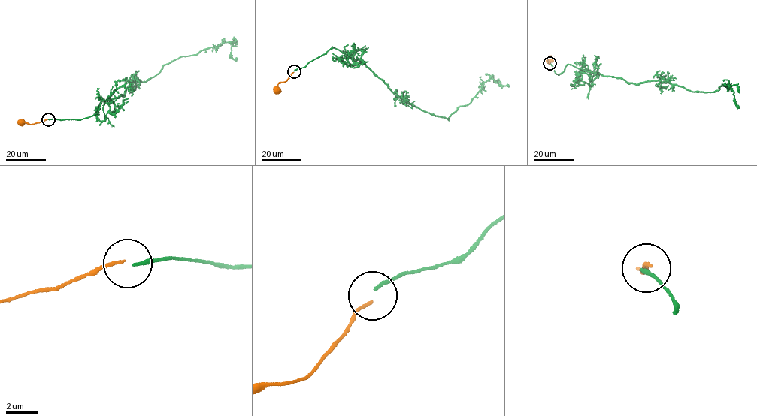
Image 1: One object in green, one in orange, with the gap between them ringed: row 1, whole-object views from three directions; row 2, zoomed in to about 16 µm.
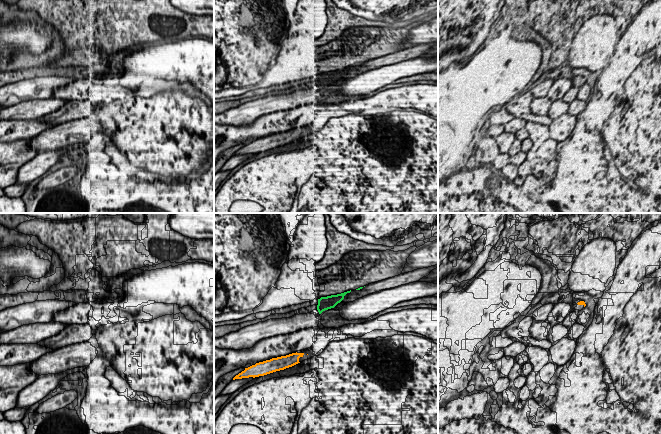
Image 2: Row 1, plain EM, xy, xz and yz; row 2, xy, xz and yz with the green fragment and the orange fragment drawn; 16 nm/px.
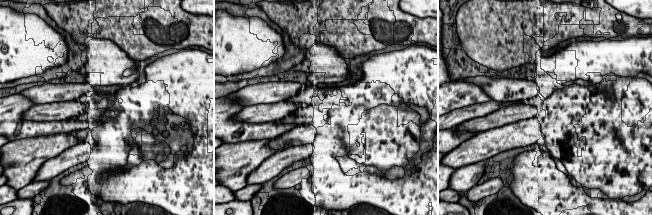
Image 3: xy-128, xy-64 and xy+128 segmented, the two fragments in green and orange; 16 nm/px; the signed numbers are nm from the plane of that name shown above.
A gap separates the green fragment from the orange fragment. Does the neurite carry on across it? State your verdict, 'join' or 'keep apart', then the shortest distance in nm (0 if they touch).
keep apart | 700 nm

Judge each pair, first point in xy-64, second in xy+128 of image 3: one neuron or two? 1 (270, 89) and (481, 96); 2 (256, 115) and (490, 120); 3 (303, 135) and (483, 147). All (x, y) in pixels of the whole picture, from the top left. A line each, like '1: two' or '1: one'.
1: one
2: two
3: one

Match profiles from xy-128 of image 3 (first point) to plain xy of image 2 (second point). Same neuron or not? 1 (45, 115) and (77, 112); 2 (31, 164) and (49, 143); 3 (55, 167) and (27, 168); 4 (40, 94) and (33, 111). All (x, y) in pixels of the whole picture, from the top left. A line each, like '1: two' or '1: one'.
1: two
2: two
3: one
4: two

